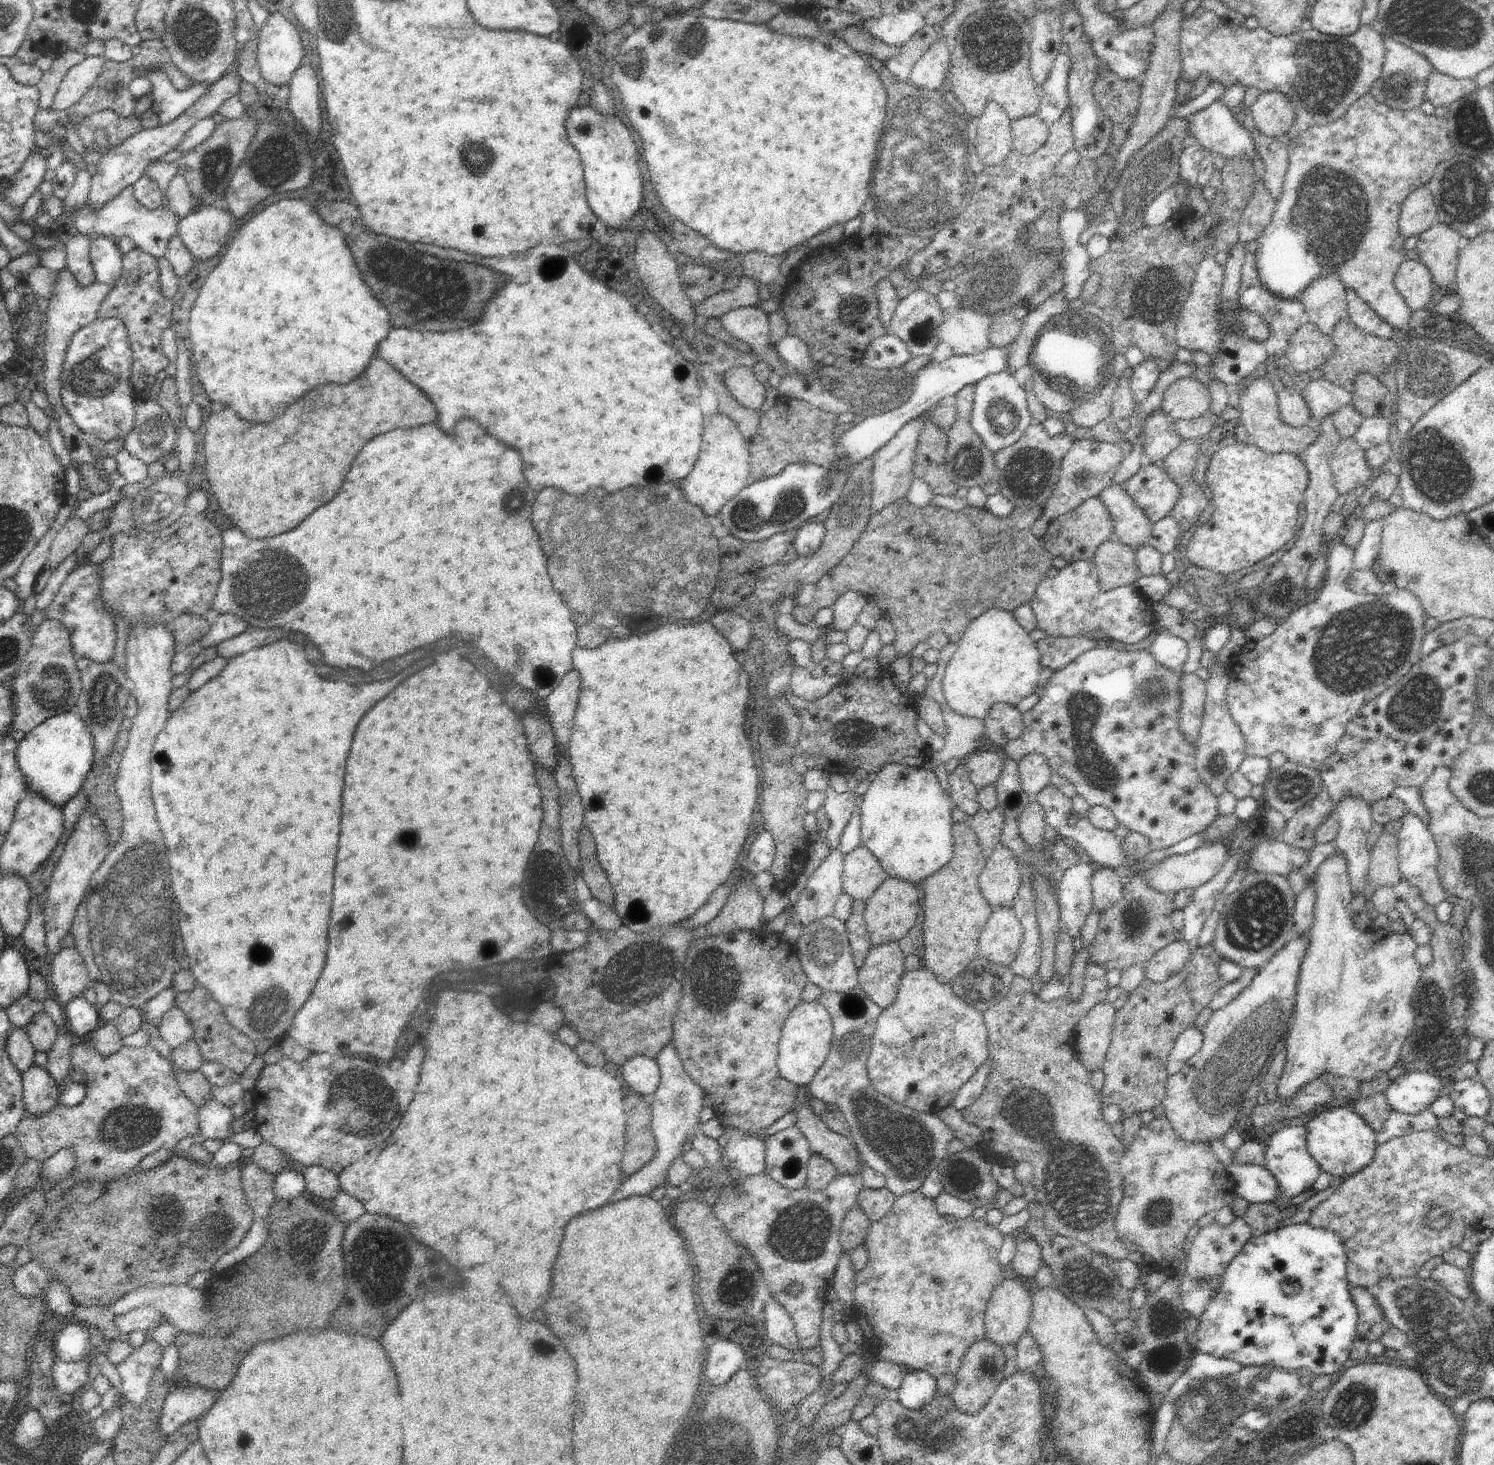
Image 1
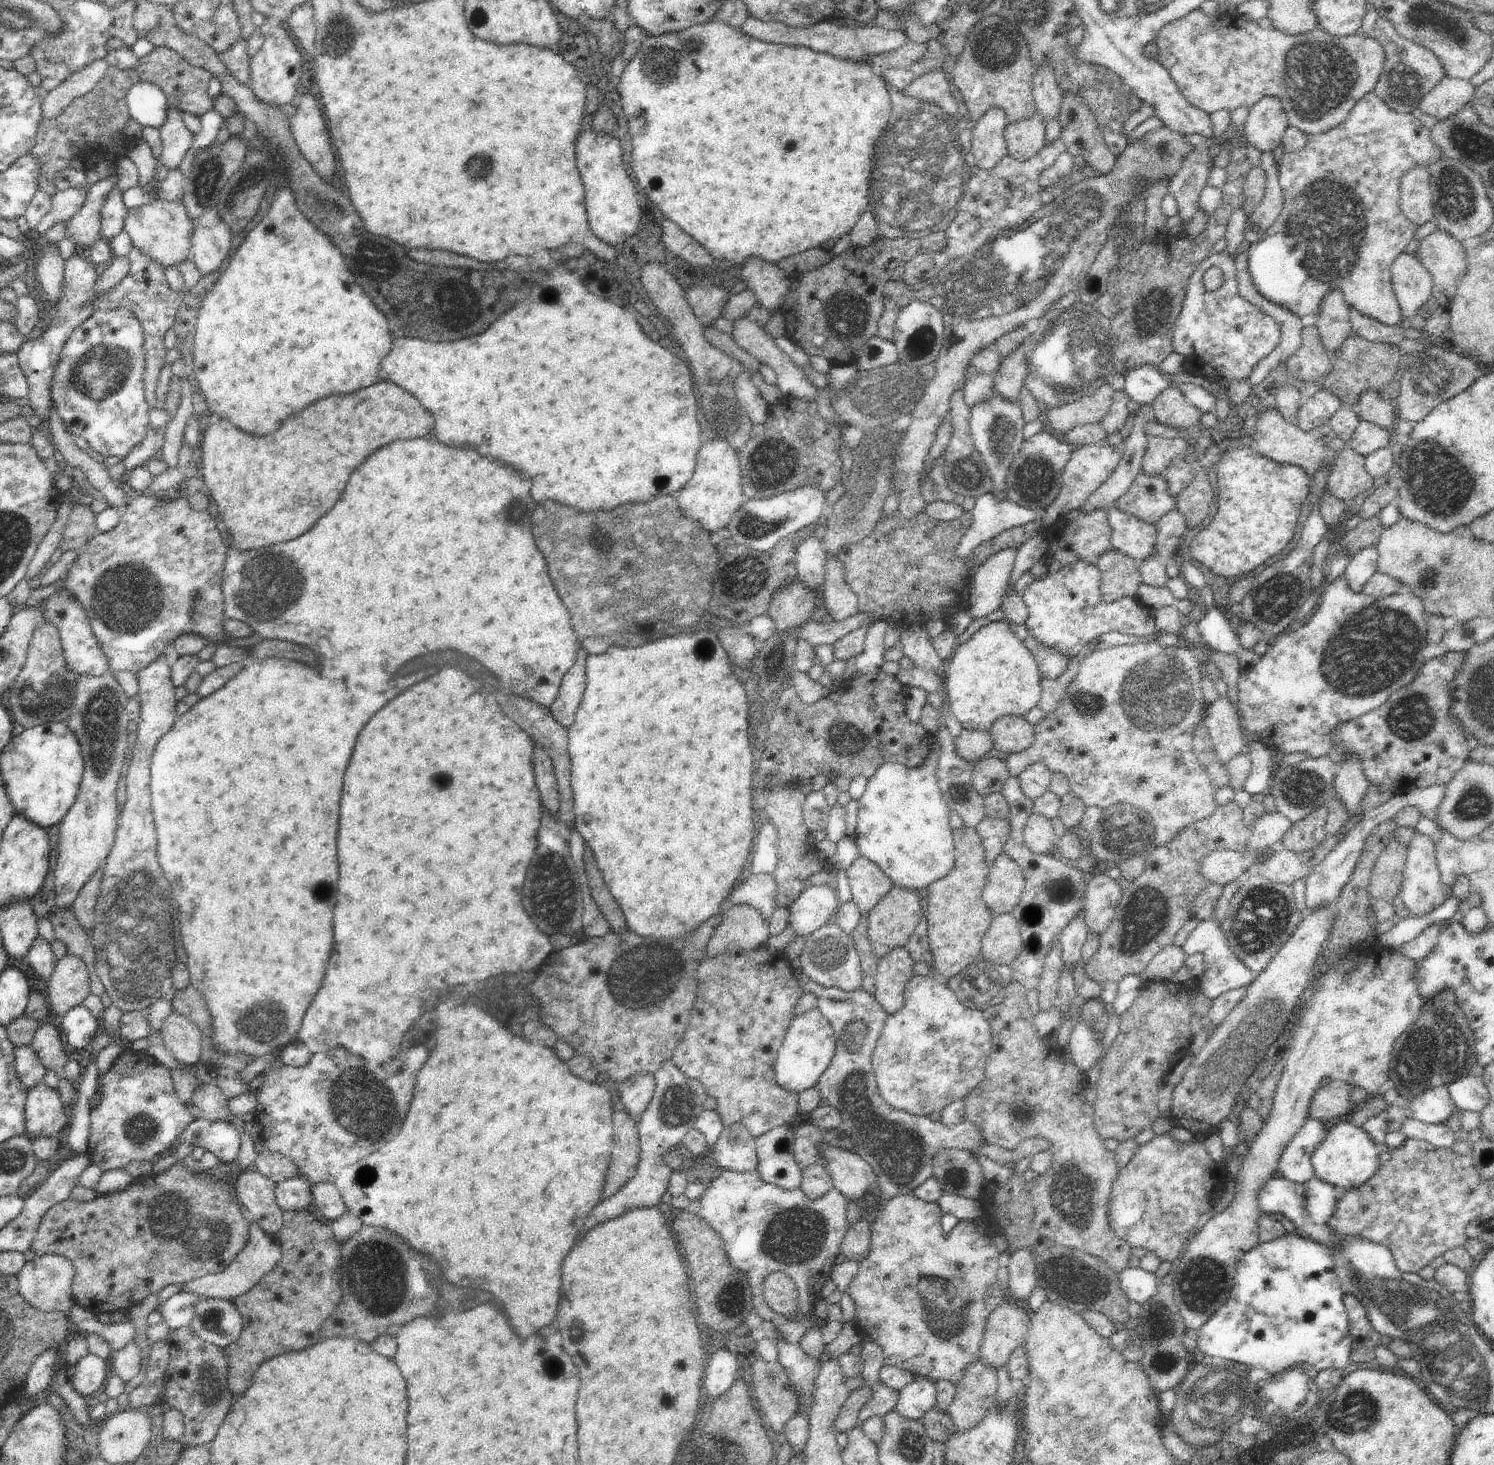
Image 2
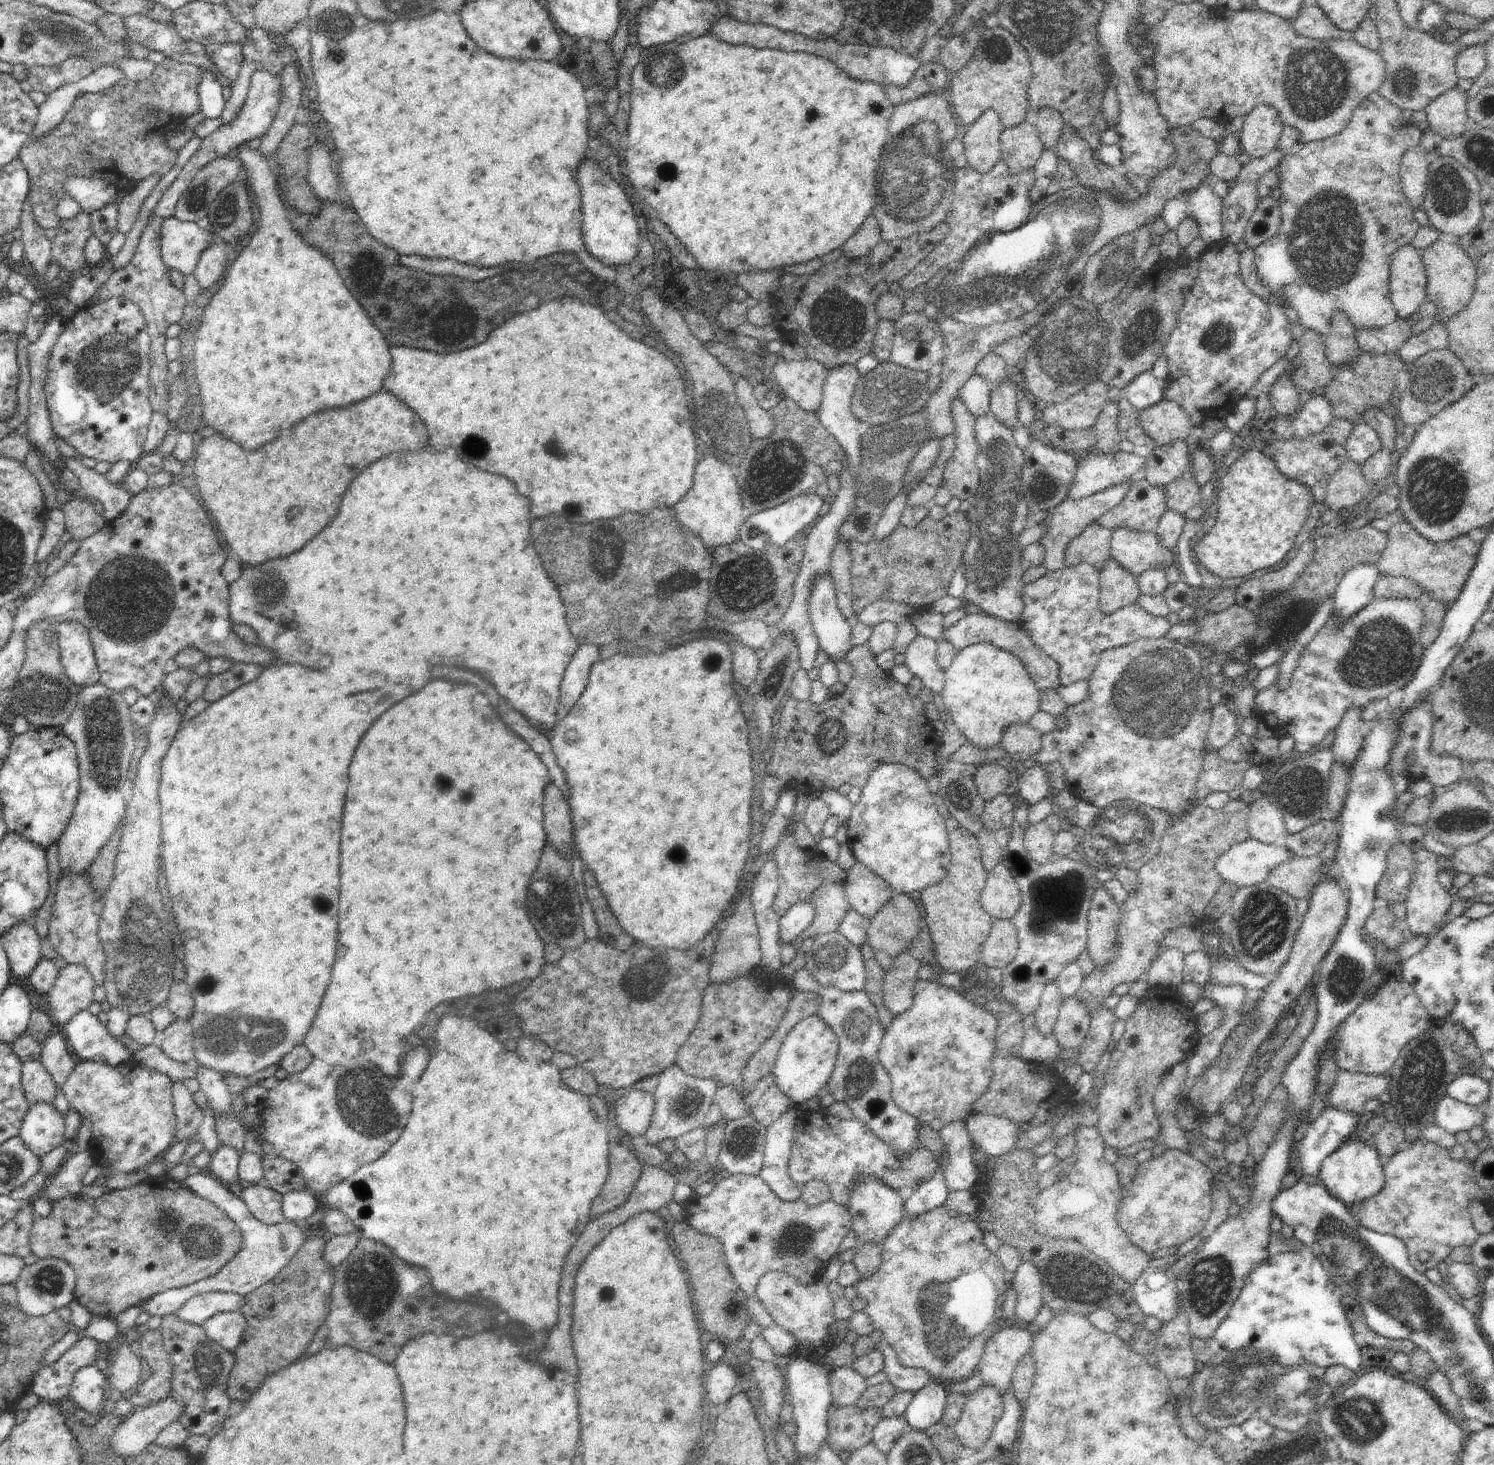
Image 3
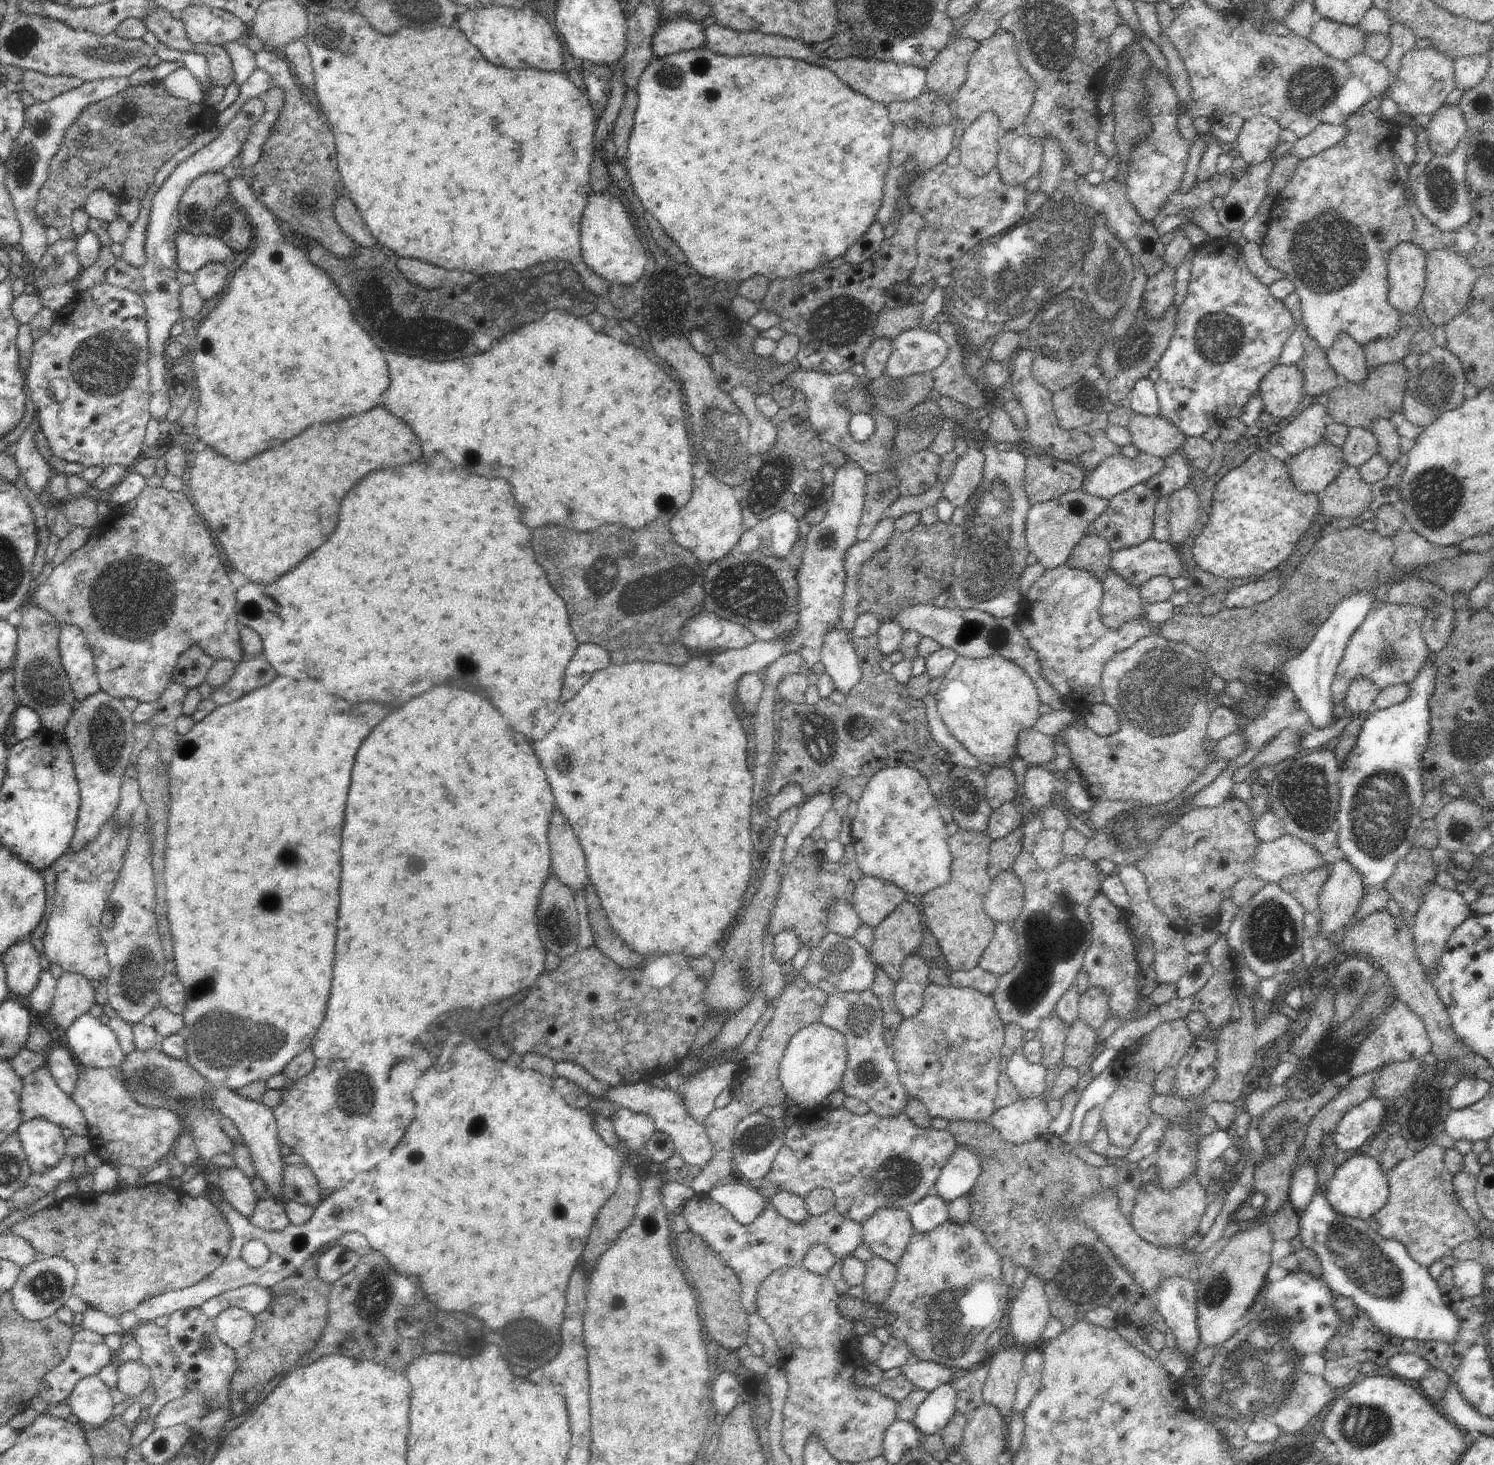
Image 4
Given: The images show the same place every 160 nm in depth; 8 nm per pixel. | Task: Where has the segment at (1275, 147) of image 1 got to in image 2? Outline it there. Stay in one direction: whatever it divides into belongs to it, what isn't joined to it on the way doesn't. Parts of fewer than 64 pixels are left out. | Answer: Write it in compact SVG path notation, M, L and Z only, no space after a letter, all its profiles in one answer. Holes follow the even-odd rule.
M1272 151L1261 154L1261 165L1267 174L1267 185L1262 202L1248 215L1244 238L1251 246L1260 242L1267 230L1274 226L1283 209L1284 195L1279 183L1279 168L1274 165Z

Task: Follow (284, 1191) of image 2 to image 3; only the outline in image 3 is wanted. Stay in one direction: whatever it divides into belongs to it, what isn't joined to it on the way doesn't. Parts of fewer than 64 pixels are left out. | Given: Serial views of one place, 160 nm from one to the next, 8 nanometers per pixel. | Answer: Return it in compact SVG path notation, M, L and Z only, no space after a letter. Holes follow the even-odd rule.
M290 1190L282 1195L283 1220L286 1223L301 1222L315 1214L320 1203L320 1196L309 1190Z

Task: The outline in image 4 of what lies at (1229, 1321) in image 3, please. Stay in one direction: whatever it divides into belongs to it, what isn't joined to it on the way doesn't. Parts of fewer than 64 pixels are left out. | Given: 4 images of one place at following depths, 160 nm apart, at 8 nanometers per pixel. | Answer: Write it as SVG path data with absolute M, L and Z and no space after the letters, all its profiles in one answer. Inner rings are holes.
M1288 1272L1282 1279L1270 1282L1266 1278L1261 1290L1259 1291L1260 1297L1254 1300L1251 1311L1245 1317L1245 1321L1251 1319L1251 1315L1257 1310L1268 1310L1268 1315L1276 1312L1278 1316L1284 1316L1292 1329L1288 1334L1289 1346L1292 1350L1298 1352L1298 1356L1305 1358L1310 1354L1319 1354L1324 1356L1330 1347L1330 1338L1336 1336L1336 1330L1343 1324L1343 1319L1338 1318L1338 1310L1334 1308L1336 1304L1336 1294L1328 1288L1326 1277L1314 1278L1310 1273L1306 1272Z

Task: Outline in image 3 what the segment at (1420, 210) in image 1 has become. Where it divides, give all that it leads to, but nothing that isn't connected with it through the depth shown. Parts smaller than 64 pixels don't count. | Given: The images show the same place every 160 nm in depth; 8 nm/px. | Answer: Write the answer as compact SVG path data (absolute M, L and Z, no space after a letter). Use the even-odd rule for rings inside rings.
M1419 144L1408 148L1401 157L1400 175L1402 189L1413 208L1422 208L1426 193L1429 161L1427 151Z

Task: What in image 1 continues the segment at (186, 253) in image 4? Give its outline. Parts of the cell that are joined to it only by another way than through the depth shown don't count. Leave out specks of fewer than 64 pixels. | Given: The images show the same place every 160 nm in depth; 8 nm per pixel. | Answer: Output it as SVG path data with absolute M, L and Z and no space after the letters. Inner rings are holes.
M134 185L128 186L96 213L92 213L86 204L70 219L72 222L69 225L75 226L80 234L89 237L99 235L117 240L127 236L134 241L136 247L160 260L166 256L172 238L179 234L181 218L168 206L150 206L138 202L133 192Z

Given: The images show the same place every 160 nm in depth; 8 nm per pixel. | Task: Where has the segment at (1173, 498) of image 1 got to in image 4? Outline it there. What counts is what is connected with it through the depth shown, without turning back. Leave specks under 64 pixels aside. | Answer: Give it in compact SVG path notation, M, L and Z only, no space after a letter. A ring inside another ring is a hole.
M1146 483L1136 484L1136 486L1120 492L1120 494L1110 500L1108 510L1088 526L1085 536L1094 534L1095 536L1106 538L1112 553L1122 548L1138 546L1138 544L1146 542L1148 538L1153 538L1154 514L1159 500L1160 498Z

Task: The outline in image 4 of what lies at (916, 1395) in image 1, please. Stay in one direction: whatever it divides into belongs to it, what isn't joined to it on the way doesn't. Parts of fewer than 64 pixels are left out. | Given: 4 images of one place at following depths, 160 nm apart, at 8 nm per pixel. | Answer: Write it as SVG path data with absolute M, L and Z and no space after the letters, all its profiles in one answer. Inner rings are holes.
M952 1383L942 1384L924 1398L914 1416L913 1424L922 1436L942 1433L955 1414L956 1392Z

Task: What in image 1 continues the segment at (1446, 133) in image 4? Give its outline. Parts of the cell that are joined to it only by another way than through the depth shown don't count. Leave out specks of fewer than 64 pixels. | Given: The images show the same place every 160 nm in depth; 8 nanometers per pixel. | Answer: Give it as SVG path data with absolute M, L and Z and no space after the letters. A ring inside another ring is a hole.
M1434 70L1427 82L1425 100L1429 100L1435 108L1449 107L1459 98L1473 93L1478 87L1474 78L1457 79Z

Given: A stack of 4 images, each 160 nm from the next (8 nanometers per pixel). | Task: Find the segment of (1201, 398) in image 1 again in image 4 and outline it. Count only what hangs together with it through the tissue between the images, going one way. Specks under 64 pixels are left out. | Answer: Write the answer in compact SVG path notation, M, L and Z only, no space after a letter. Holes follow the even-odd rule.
M1135 415L1126 427L1132 436L1132 445L1139 452L1156 457L1168 457L1182 450L1187 437L1176 424L1168 422L1161 415Z

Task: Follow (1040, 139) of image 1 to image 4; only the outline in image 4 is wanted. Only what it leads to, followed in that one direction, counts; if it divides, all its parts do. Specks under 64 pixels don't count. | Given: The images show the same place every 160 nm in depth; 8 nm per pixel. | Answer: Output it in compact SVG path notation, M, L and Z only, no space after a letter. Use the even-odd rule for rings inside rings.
M1023 127L1000 134L997 167L1006 186L1026 186L1027 182L1039 173L1042 161L1043 144L1026 133Z

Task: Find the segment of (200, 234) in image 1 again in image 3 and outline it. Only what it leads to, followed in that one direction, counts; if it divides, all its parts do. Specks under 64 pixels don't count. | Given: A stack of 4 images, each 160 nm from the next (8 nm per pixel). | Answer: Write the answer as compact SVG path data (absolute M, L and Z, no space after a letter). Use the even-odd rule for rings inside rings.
M217 240L212 246L204 248L204 252L200 254L200 260L193 273L200 288L206 290L216 283L221 283L227 269L227 245L225 241Z

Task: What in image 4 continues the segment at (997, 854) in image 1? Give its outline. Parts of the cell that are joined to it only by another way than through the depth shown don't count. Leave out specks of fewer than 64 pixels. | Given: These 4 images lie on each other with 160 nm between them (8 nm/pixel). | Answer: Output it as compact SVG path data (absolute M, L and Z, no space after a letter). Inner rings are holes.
M1008 869L993 879L983 907L996 923L1014 925L1024 908L1025 888L1013 869Z

